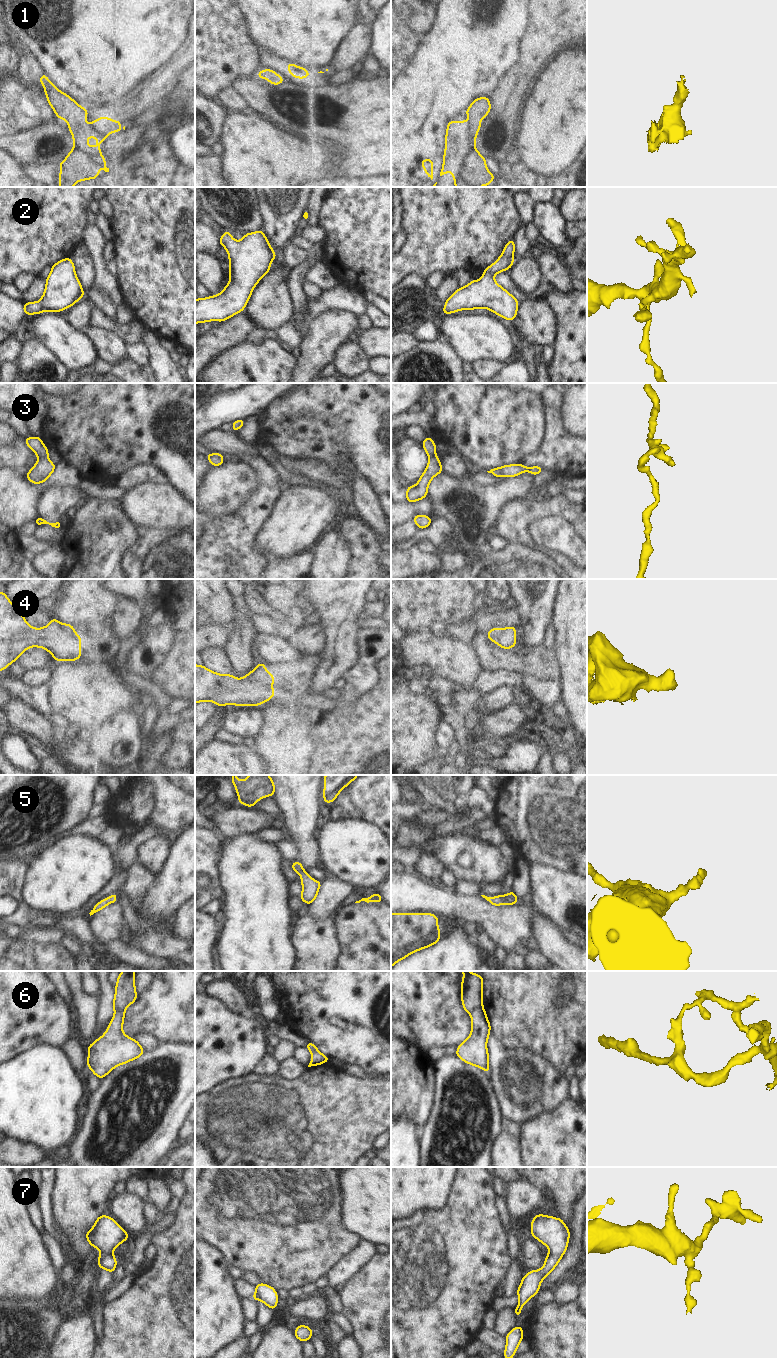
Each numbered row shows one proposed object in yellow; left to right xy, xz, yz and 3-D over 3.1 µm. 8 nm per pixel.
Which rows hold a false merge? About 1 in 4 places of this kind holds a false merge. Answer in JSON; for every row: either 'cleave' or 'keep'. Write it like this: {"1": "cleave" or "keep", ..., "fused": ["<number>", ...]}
{"1": "keep", "2": "keep", "3": "keep", "4": "keep", "5": "keep", "6": "cleave", "7": "keep", "fused": ["6"]}

